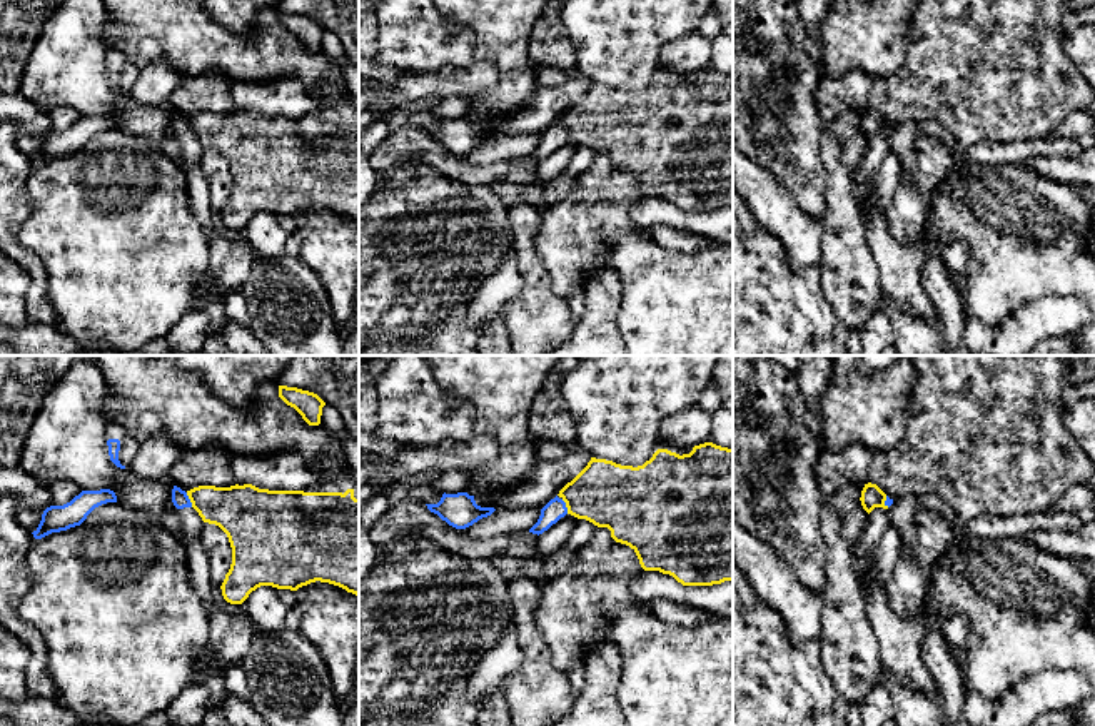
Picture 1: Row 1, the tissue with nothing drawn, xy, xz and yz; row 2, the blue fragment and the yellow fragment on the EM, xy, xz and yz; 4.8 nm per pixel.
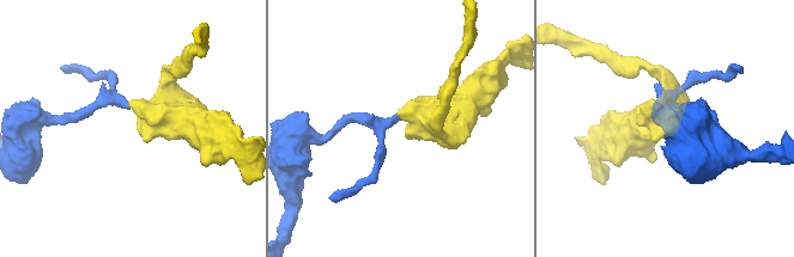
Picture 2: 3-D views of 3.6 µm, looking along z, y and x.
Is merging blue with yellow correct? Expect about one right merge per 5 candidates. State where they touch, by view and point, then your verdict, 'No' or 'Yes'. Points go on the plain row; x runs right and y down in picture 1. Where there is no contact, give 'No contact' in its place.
Touches blue at xy (189, 126). No

